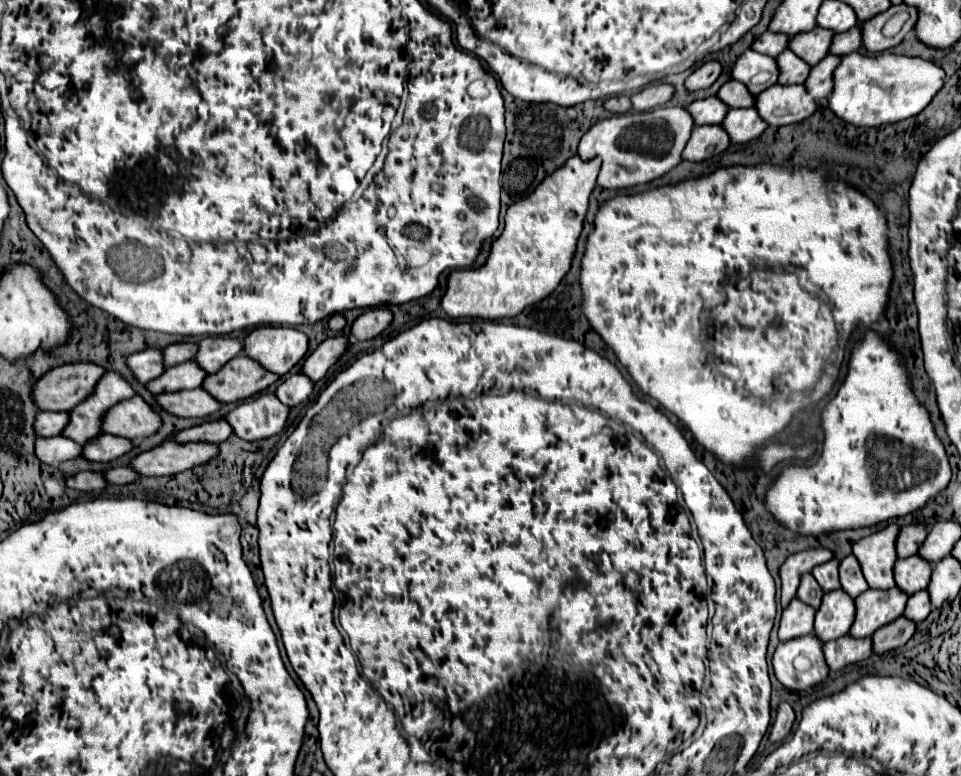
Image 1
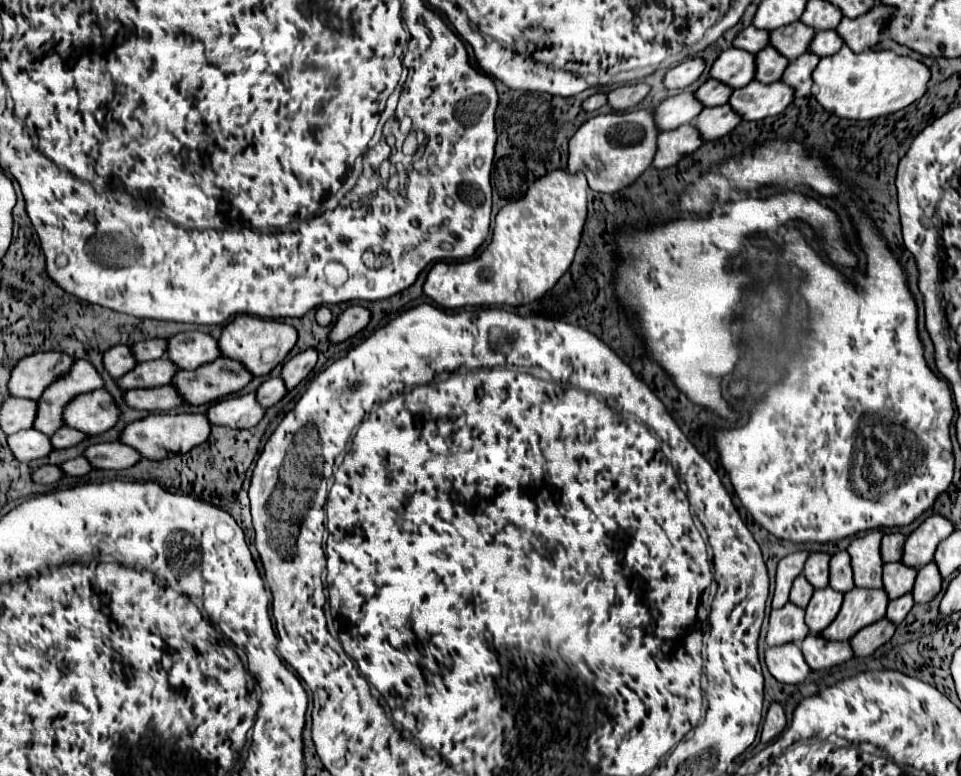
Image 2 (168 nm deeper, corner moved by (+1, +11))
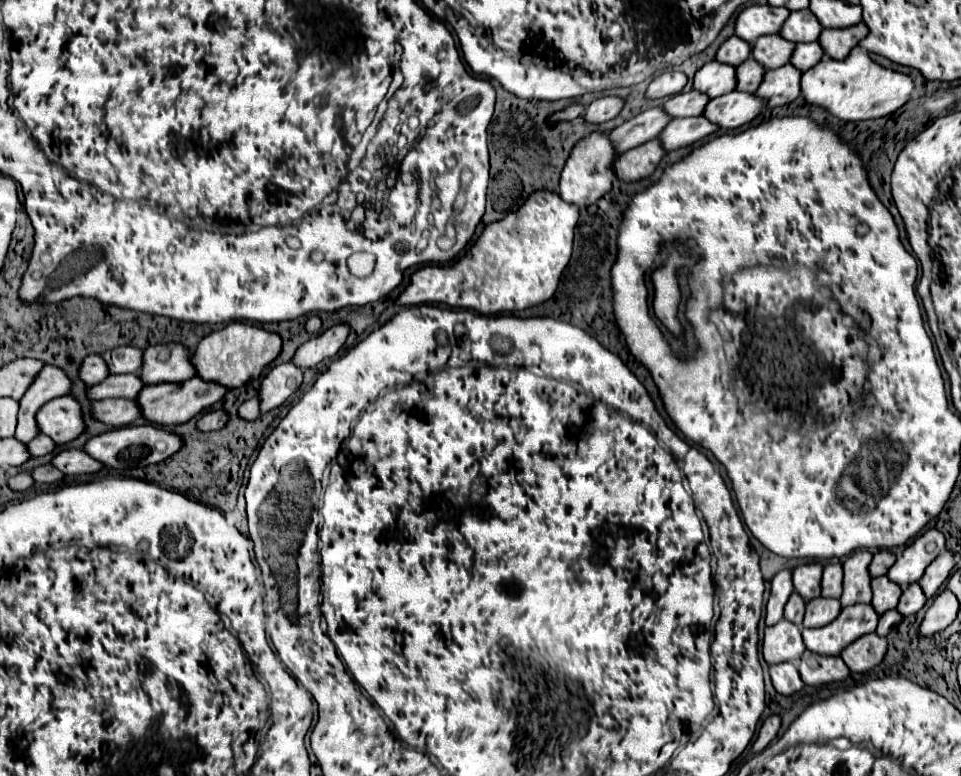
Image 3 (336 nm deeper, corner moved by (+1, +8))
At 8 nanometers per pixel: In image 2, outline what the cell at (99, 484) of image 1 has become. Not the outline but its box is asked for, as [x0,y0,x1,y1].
[32,465,64,485]

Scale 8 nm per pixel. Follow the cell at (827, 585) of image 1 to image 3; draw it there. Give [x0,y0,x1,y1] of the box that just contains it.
[792,564,822,602]

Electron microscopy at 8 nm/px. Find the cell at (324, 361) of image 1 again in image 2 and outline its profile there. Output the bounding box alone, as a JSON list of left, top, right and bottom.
[282,347,318,389]

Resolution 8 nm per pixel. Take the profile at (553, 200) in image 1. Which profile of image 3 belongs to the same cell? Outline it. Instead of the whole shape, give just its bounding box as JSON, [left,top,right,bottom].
[394,190,576,314]

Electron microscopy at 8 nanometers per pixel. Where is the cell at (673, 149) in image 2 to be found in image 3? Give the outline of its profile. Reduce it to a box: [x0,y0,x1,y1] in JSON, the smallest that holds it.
[614,140,666,182]

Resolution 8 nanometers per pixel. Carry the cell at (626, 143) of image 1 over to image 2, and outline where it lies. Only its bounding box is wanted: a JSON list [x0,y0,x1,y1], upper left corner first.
[568,109,660,193]

